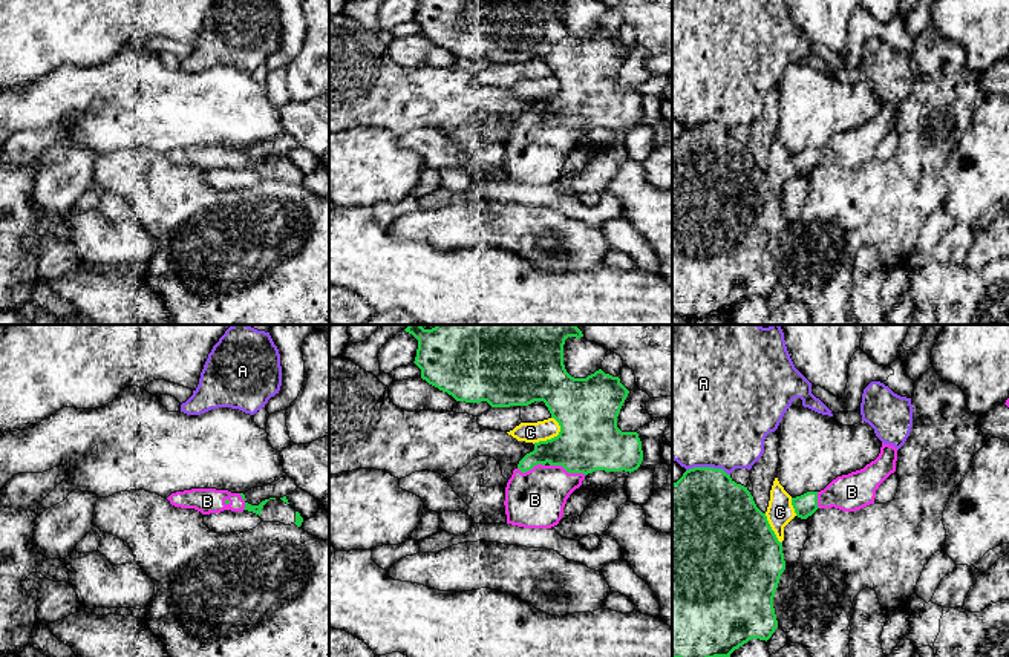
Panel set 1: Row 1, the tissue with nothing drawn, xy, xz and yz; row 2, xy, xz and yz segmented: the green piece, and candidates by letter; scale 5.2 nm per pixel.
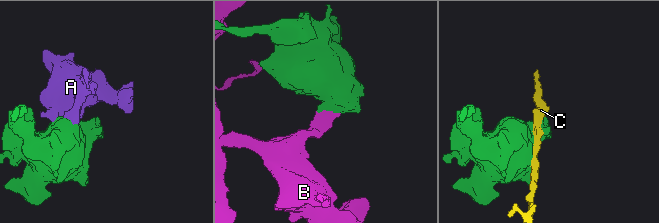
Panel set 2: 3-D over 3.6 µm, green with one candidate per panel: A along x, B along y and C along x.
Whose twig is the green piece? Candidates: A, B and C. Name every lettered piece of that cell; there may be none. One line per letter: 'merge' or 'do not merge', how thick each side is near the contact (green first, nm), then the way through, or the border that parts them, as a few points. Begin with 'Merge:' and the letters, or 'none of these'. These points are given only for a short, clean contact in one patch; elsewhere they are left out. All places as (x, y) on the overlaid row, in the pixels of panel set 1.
Merge: B
A: do not merge; calibres 460 and 500 nm
B: merge; calibres 320 and 300 nm; way xz (590, 440), (570, 460), (567, 470), (535, 500)
C: do not merge; calibres 320 and 110 nm

